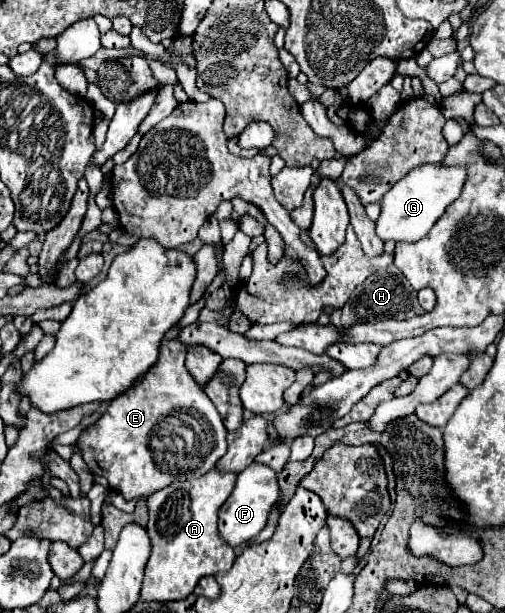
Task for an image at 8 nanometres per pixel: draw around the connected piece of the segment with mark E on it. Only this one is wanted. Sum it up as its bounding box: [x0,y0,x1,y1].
[77,339,227,501]

